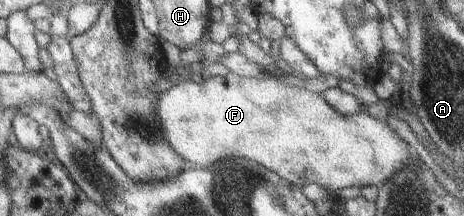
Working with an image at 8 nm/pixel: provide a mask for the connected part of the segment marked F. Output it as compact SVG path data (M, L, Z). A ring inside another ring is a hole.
M228 72L204 79L194 77L172 85L160 94L154 111L158 113L158 125L166 145L172 147L185 163L197 169L233 156L254 161L300 189L315 184L334 194L351 186L379 188L408 163L421 163L411 147L387 125L386 119L379 121L368 115L364 108L350 115L340 115L322 99L321 93L282 85L267 76L246 78Z

